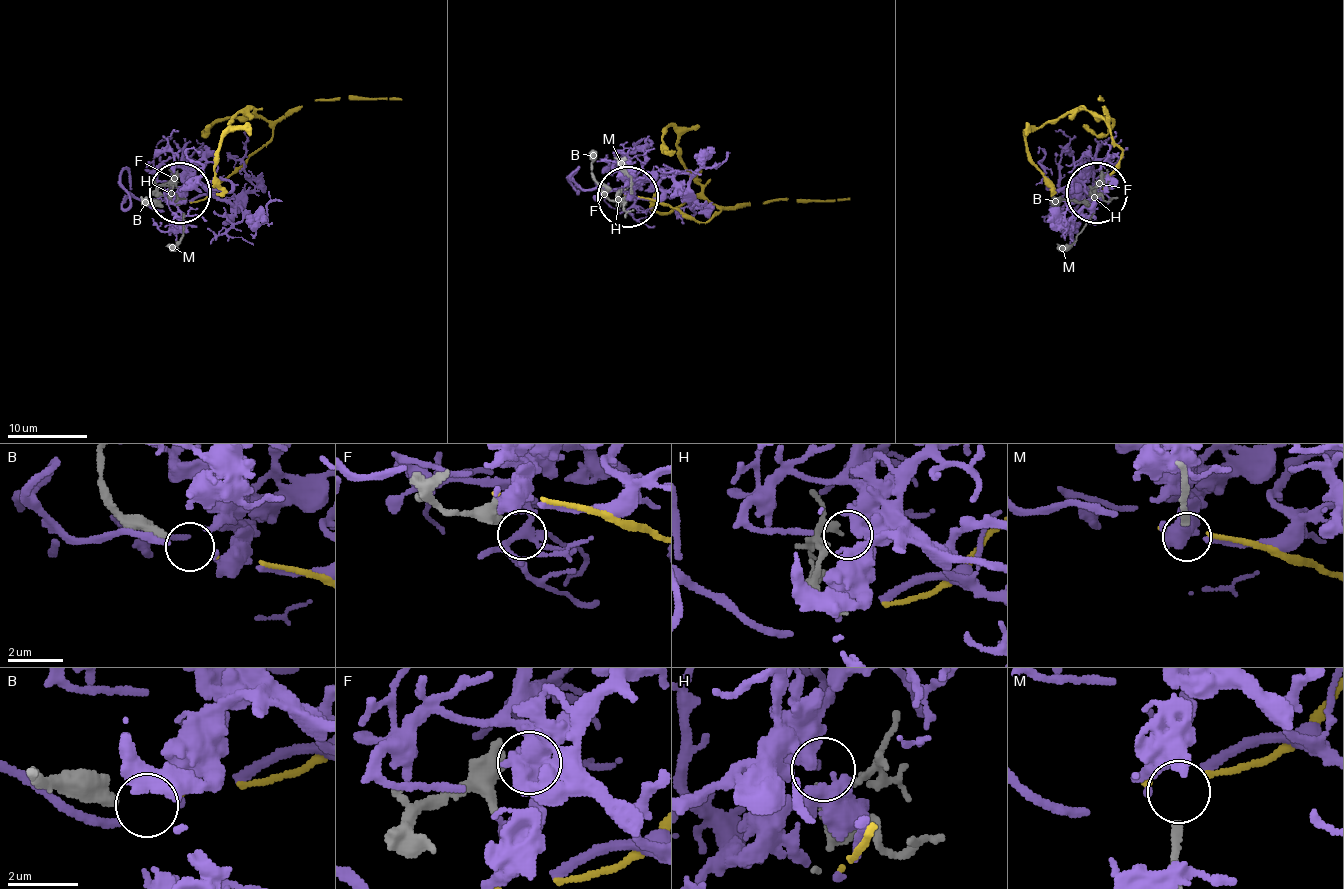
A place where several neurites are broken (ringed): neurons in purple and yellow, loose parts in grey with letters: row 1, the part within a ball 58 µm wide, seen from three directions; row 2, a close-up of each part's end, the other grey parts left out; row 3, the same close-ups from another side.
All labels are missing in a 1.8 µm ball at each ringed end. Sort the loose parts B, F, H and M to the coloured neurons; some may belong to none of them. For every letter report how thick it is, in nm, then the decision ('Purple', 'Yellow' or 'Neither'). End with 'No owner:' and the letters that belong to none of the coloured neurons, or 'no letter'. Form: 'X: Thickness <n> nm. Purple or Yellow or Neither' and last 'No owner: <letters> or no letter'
B: Thickness 420 nm. Yellow
F: Thickness 480 nm. Neither
H: Thickness 180 nm. Purple
M: Thickness 180 nm. Neither
No owner: F, M

